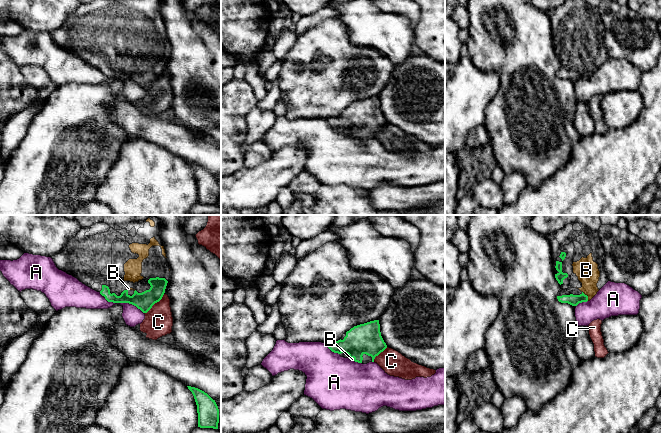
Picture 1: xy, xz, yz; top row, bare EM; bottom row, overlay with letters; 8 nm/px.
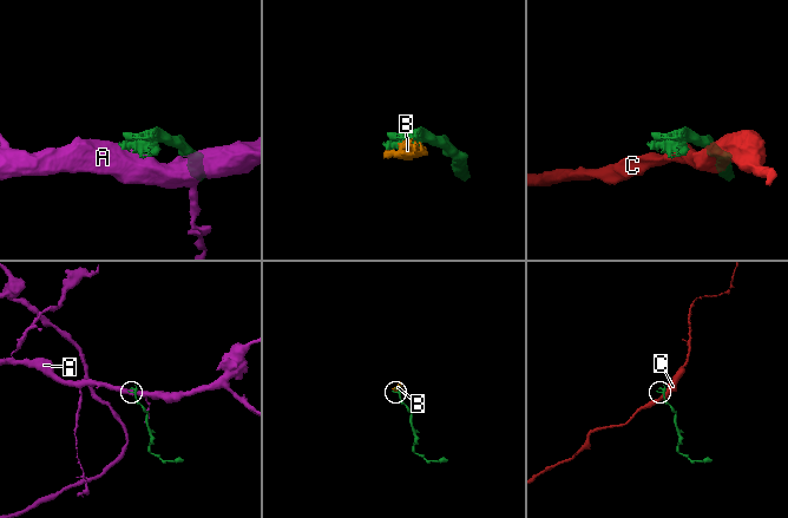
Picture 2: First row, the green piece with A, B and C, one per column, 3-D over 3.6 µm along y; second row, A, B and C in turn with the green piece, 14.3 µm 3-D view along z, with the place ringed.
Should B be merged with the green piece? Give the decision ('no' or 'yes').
yes

